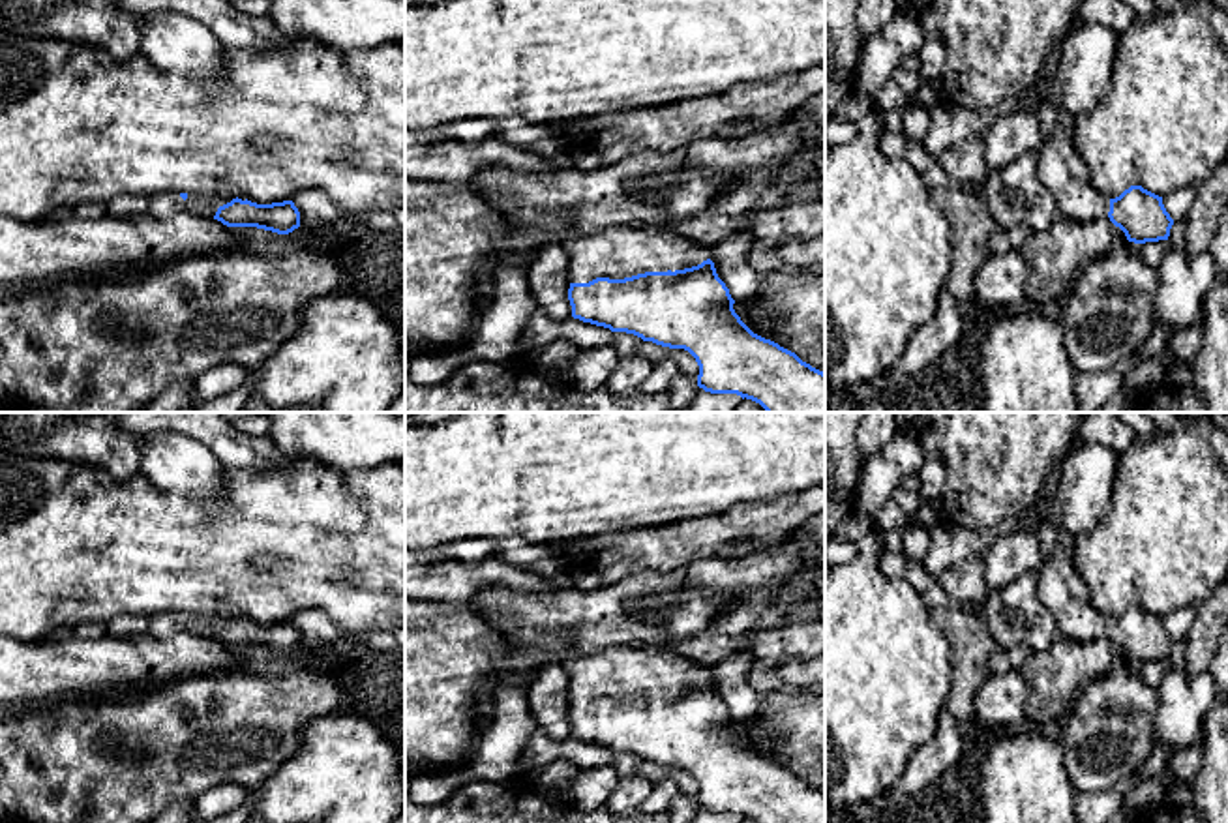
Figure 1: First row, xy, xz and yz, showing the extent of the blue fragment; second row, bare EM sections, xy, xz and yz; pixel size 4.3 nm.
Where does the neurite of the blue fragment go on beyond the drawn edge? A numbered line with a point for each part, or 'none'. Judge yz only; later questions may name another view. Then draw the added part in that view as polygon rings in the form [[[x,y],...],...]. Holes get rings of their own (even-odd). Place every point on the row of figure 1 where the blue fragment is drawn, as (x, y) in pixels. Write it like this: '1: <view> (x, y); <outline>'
1: yz (996, 49); [[[915,0],[911,13],[924,37],[939,37],[945,43],[939,81],[943,101],[979,112],[1037,90],[1042,103],[1057,112],[1056,135],[1037,148],[1039,178],[1052,191],[1057,214],[1072,221],[1091,221],[1108,216],[1110,199],[1091,182],[1091,172],[1074,146],[1076,118],[1061,103],[1057,73],[1048,79],[1042,75],[1048,58],[1061,49],[1074,22],[1082,22],[1080,6],[1082,0]]]

